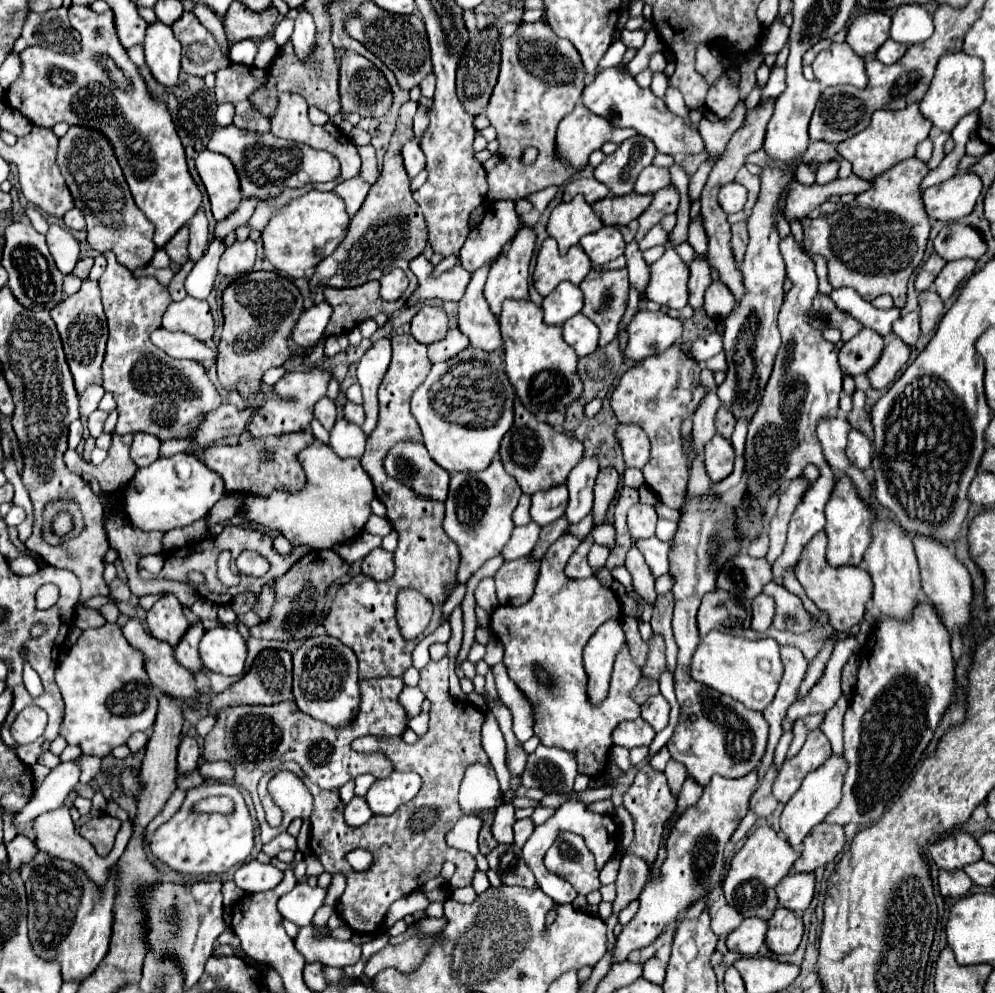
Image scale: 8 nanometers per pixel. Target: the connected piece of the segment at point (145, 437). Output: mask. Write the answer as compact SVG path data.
M138 432L134 434L134 442L130 448L130 458L138 464L138 466L148 466L154 460L158 460L158 450L160 450L160 440L152 434L146 432Z

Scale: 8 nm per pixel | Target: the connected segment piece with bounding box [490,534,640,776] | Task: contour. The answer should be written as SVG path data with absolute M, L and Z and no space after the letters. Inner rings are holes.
M560 536L540 560L538 582L534 596L522 606L498 606L492 612L490 628L504 644L504 664L514 684L524 692L534 712L534 734L544 746L556 746L572 752L578 760L578 774L602 776L608 768L608 752L612 748L612 730L624 722L640 716L640 706L630 698L630 690L640 680L640 668L634 664L628 646L618 652L610 690L606 700L592 706L586 692L586 672L582 666L582 648L588 638L610 618L618 618L620 602L612 590L606 590L592 576L572 580L564 574L566 562L580 540L574 536ZM536 668L544 668L548 684L538 682Z

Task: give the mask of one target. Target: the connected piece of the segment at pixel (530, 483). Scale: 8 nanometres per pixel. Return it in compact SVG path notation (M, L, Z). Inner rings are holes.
M518 400L514 404L514 424L502 440L500 458L508 474L512 474L524 494L536 494L540 490L550 490L554 486L566 484L570 470L583 458L584 446L574 438L562 432L556 432L550 424L542 424L530 414Z

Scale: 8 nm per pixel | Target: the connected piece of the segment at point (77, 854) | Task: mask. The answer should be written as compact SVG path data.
M66 800L66 804L60 806L58 810L46 812L46 814L42 814L42 816L38 816L38 818L34 820L34 832L36 832L36 834L34 834L34 840L36 840L36 846L38 846L40 850L48 852L48 854L54 856L54 858L72 860L74 864L78 864L80 868L84 868L86 874L100 886L100 884L106 882L106 878L108 878L108 874L110 874L110 868L118 862L118 858L120 858L122 852L126 850L126 844L128 844L128 840L130 840L130 836L132 836L132 824L130 824L130 822L124 822L122 828L120 828L120 832L118 832L118 836L116 836L116 844L114 844L112 852L110 852L106 858L98 858L98 854L96 854L96 850L92 848L92 844L90 844L88 840L84 840L84 838L76 832L74 822L72 822L72 818L70 818L70 806L72 806L70 800Z

